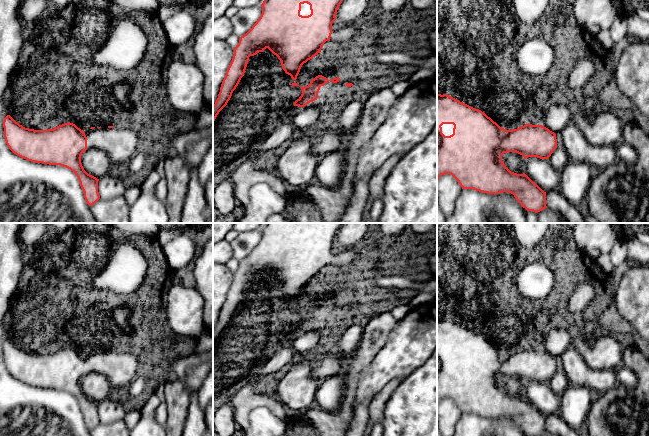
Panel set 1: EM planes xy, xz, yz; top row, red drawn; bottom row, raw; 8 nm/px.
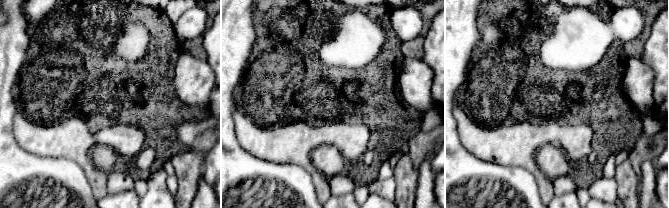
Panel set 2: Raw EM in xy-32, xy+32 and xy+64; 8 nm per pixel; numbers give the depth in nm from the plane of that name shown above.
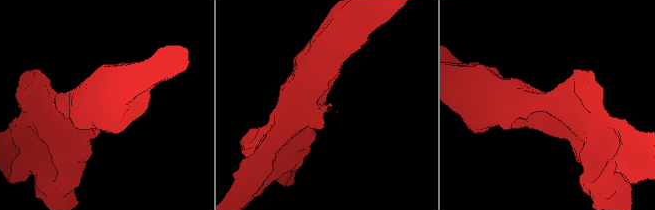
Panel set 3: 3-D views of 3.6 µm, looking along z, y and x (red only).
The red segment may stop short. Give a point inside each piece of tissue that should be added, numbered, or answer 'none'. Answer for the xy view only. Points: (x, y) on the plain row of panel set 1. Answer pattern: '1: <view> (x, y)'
1: xy (120, 367)

